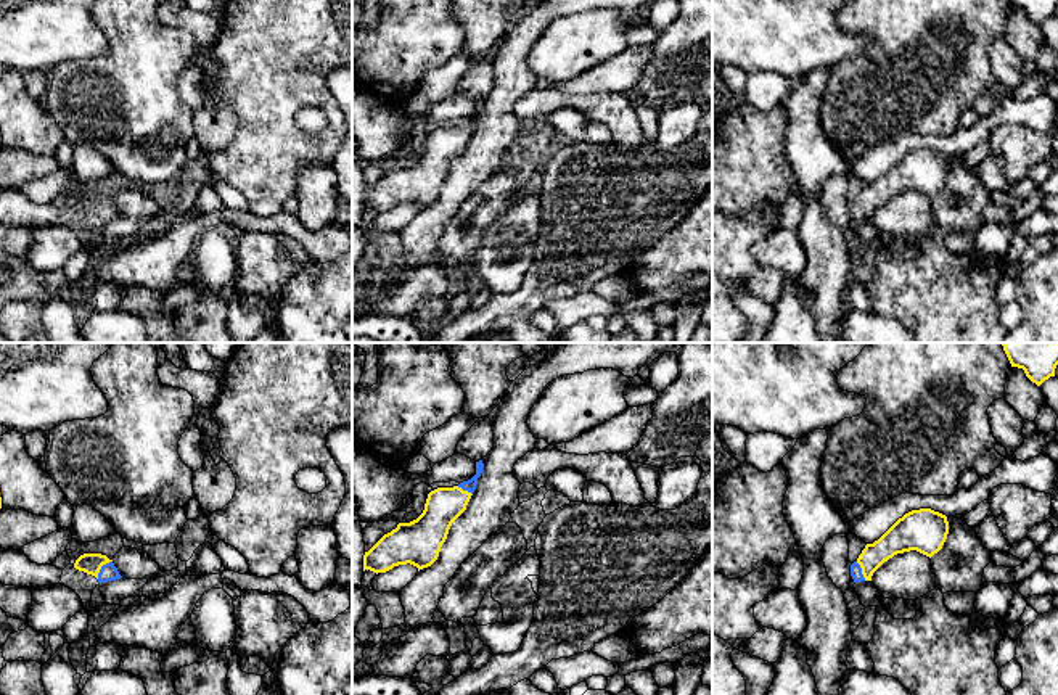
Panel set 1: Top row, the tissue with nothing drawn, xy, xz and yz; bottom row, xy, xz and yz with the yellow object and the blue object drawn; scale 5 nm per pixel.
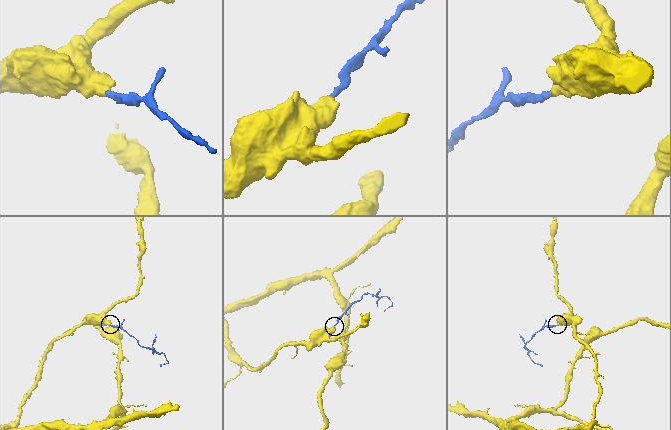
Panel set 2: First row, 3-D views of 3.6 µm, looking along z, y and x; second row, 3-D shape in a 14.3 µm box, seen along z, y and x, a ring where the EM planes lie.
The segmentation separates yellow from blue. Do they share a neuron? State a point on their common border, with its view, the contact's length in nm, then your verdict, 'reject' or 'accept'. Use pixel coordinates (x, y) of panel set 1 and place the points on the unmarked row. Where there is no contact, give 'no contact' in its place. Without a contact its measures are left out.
meets yellow in xy at (100, 208); contact 120 nm long; accept

